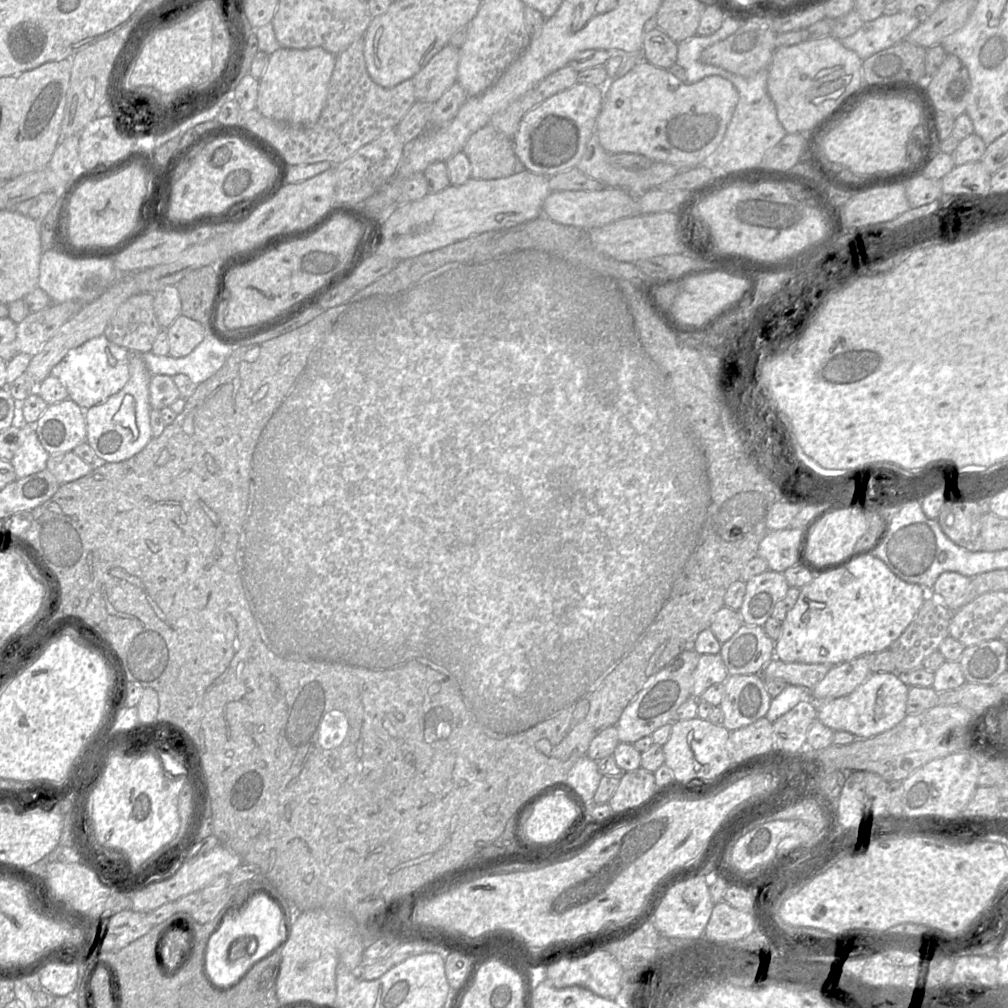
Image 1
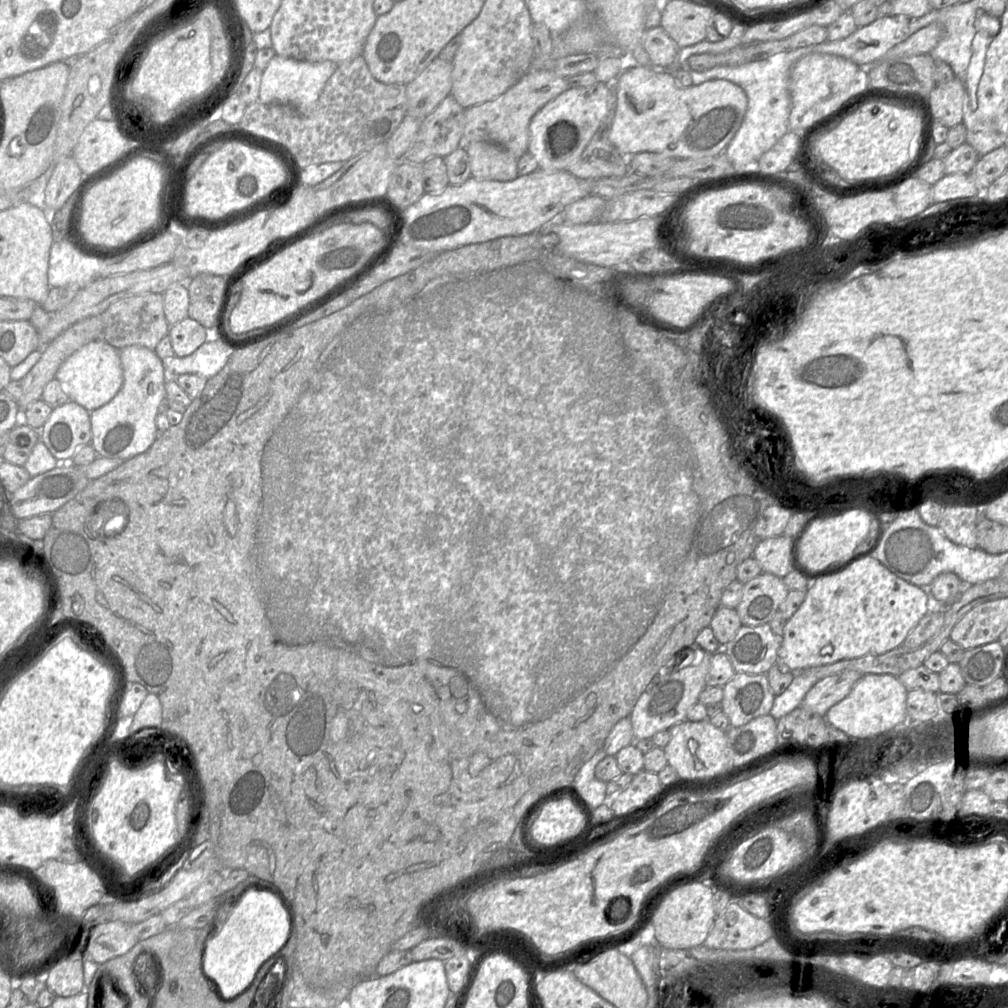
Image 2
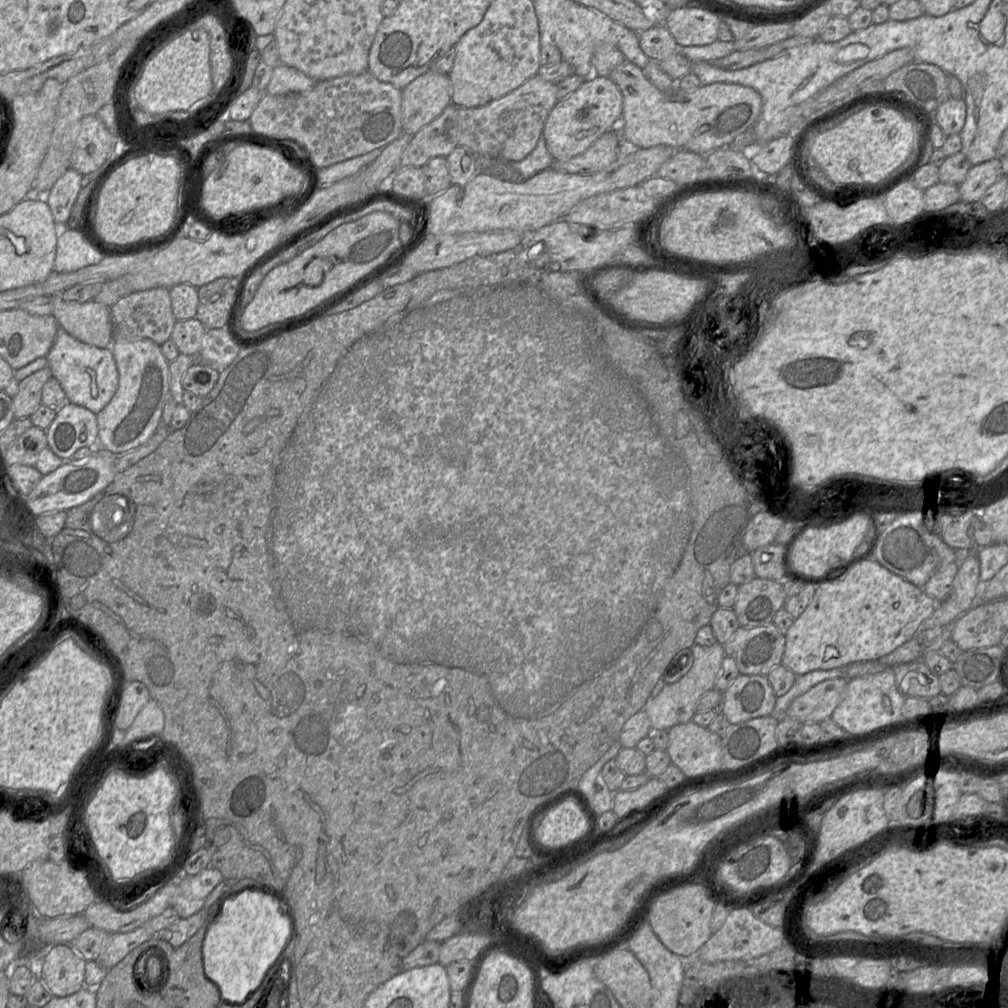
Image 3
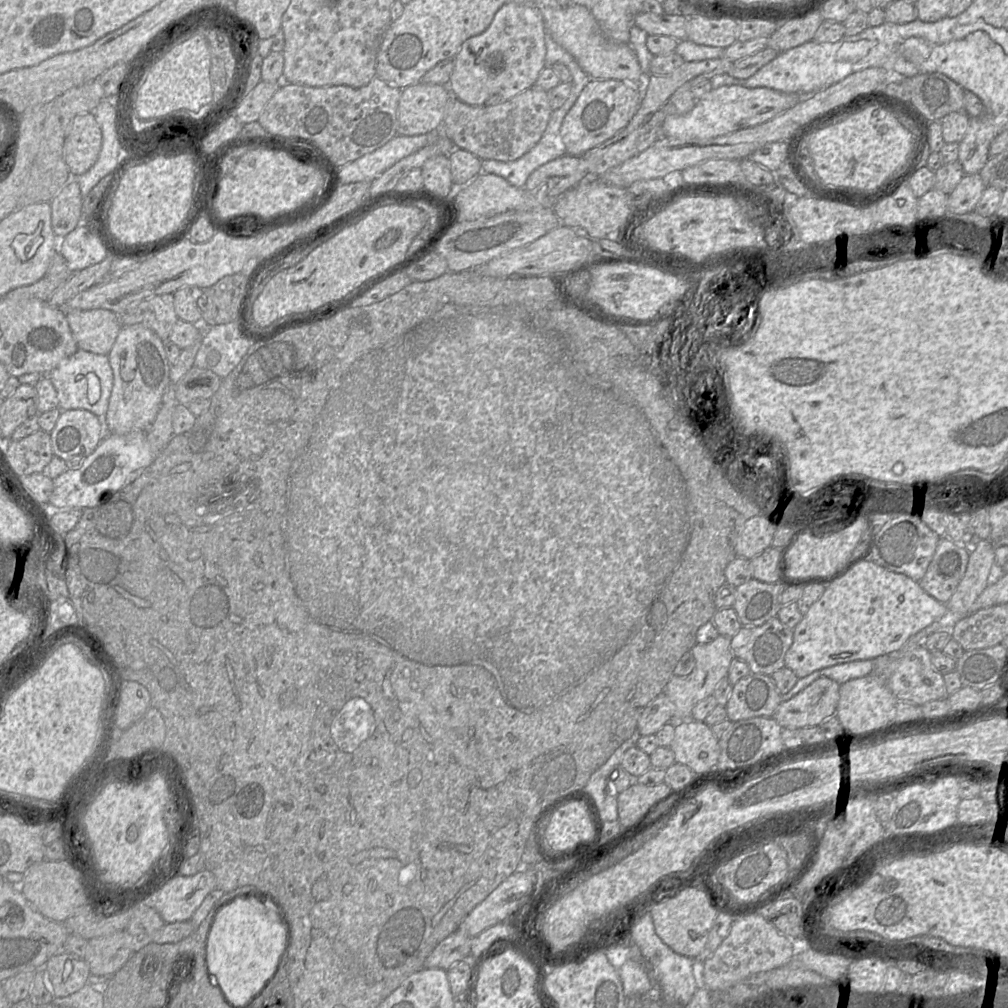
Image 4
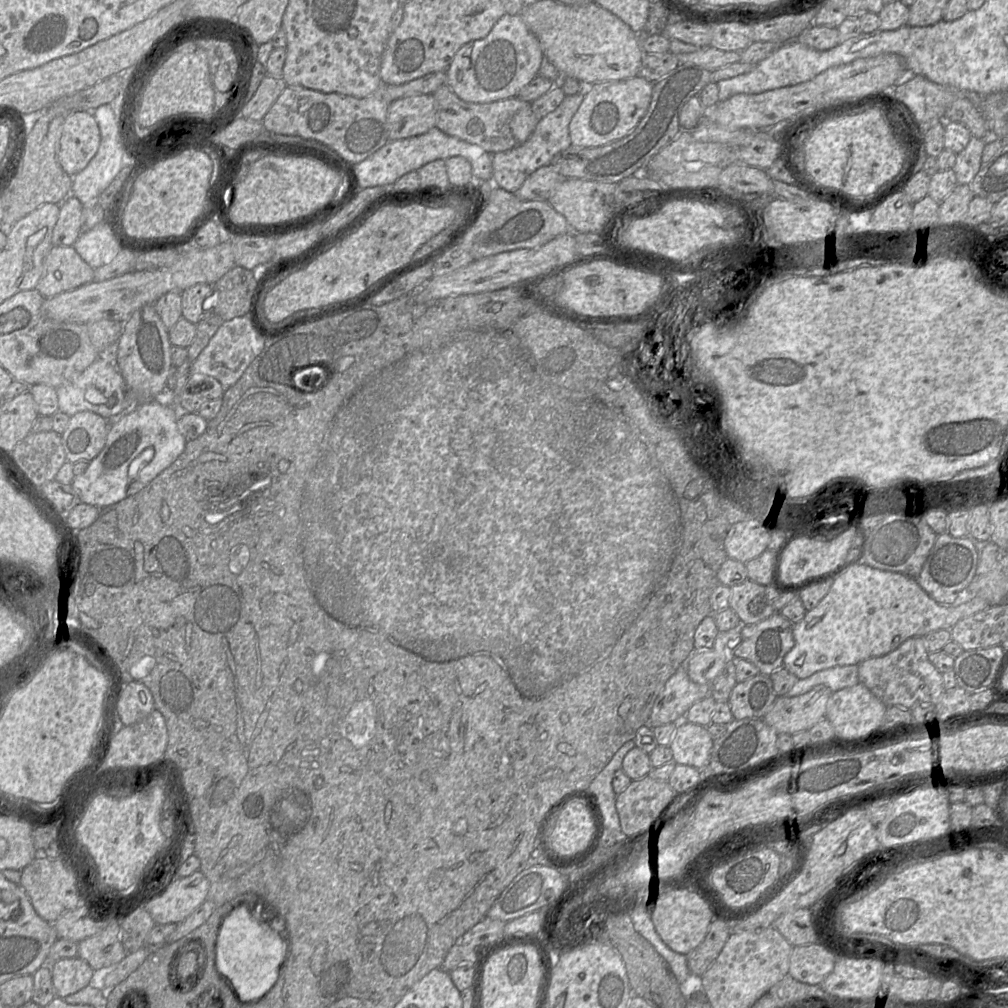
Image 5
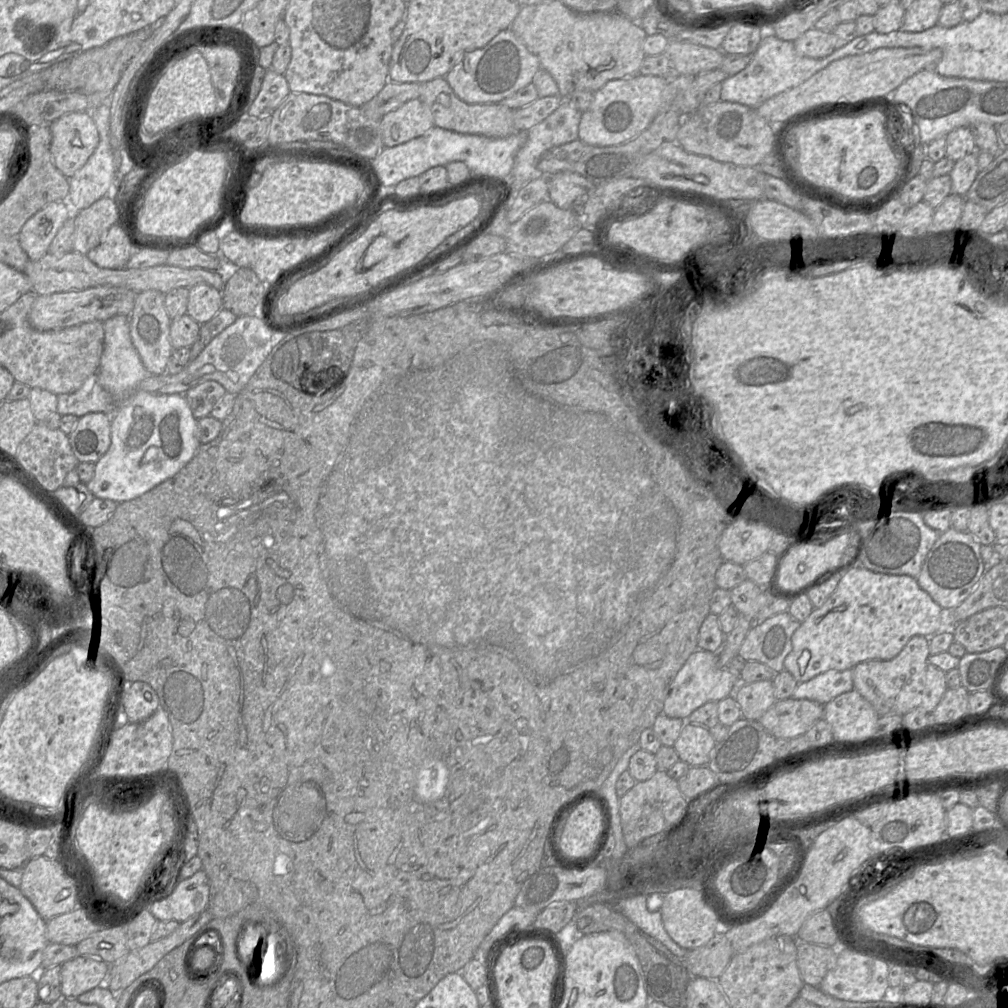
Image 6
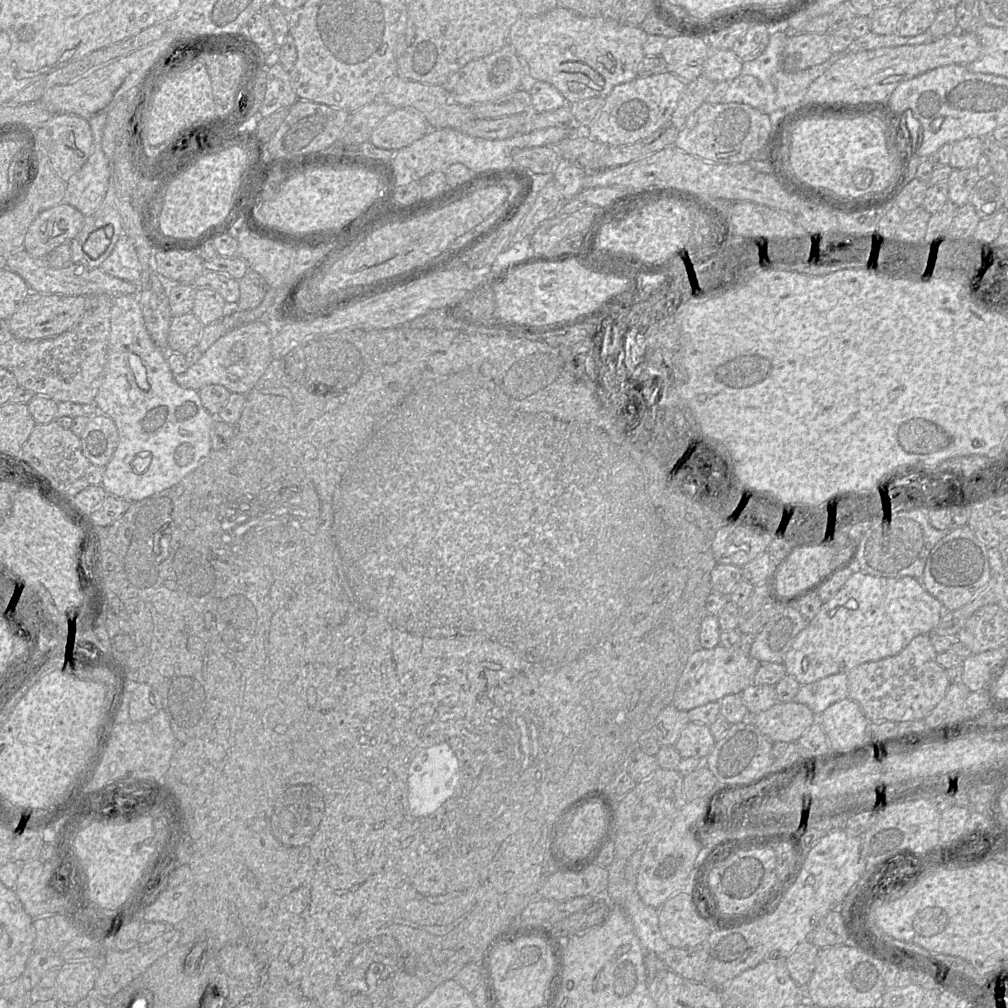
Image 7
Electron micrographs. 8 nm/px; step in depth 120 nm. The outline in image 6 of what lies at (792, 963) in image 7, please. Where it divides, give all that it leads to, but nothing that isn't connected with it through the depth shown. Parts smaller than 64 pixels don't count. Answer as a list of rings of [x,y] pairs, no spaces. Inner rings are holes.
[[[797,939],[796,963],[803,984],[818,987],[827,971],[834,967],[838,950],[837,946],[821,946]]]

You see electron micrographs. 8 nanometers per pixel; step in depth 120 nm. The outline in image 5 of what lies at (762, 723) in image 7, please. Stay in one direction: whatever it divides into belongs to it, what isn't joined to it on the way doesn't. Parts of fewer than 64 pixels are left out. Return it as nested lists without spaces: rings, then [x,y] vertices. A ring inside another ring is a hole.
[[[817,685],[809,692],[795,697],[777,697],[763,721],[778,734],[794,735],[809,731],[826,717],[826,708],[832,691]]]

